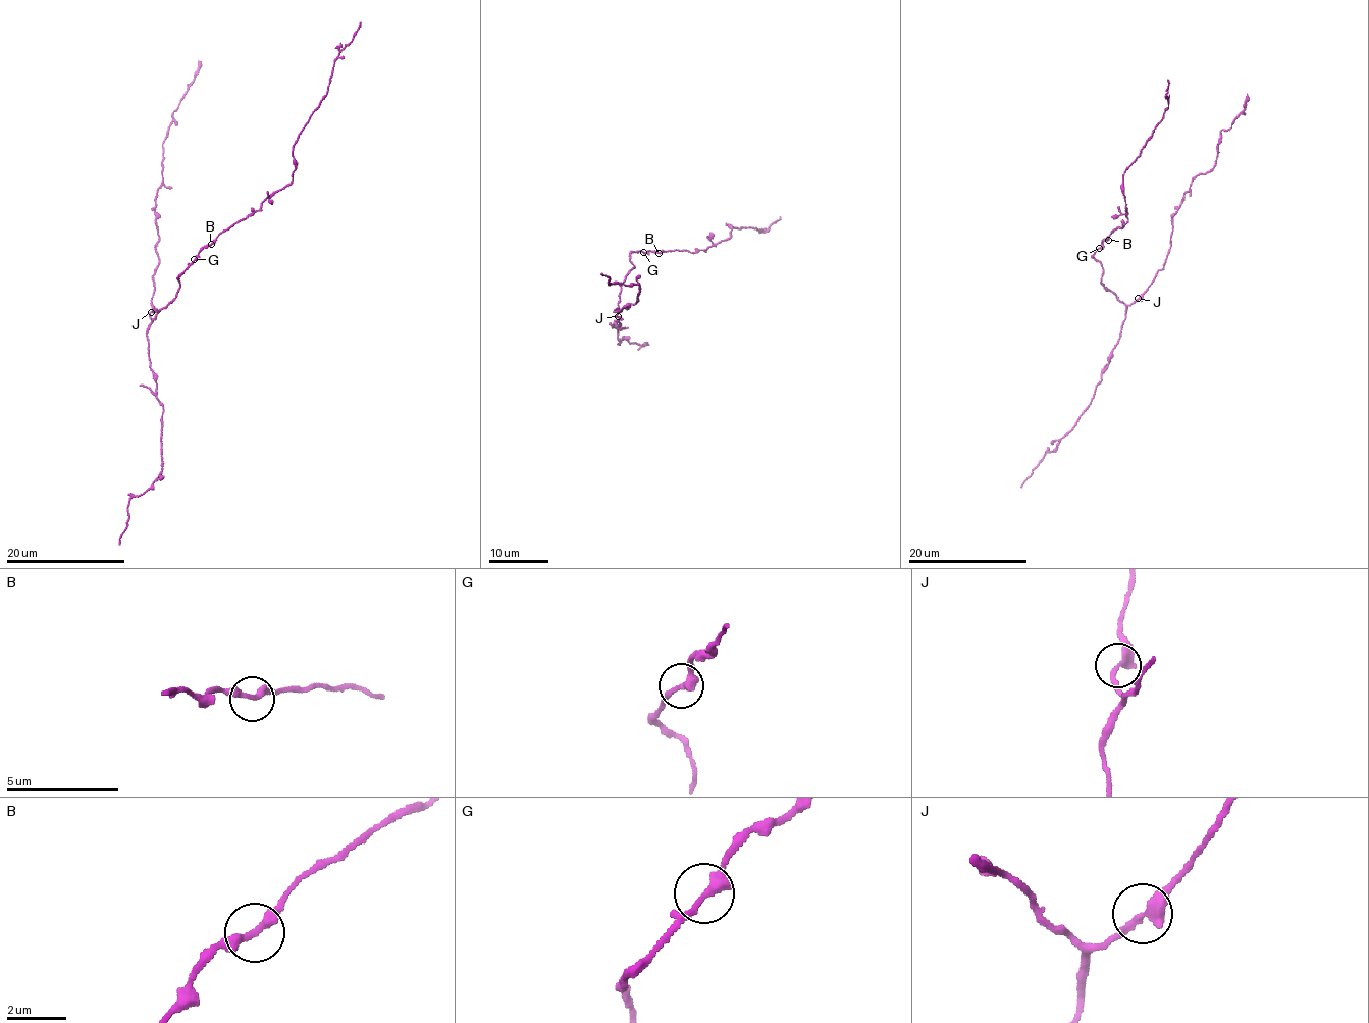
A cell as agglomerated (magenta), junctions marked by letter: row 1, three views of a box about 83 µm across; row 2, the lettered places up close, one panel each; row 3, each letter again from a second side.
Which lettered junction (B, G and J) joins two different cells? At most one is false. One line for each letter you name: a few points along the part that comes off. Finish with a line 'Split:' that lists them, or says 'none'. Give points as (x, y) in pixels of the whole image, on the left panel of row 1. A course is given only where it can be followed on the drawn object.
Split: none

